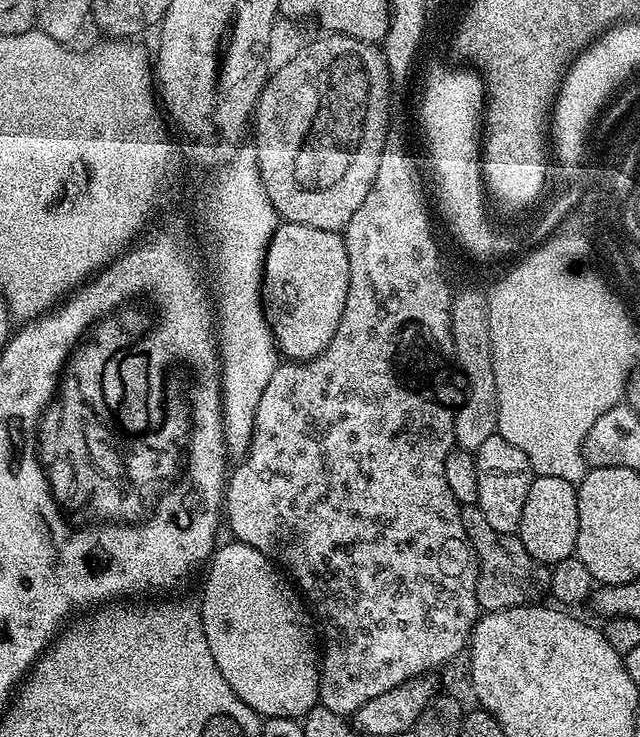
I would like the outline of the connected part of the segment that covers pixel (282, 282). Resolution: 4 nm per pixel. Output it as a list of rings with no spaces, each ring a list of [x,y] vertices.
[[[287,222],[277,227],[264,255],[263,297],[281,357],[303,362],[322,354],[338,330],[349,290],[350,258],[341,233]]]

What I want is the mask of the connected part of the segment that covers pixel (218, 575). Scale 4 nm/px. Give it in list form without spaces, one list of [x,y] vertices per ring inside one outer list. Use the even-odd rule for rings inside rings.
[[[238,539],[231,543],[221,543],[213,551],[203,573],[204,593],[198,599],[202,630],[206,630],[210,654],[214,654],[214,662],[218,662],[218,670],[222,670],[222,678],[230,682],[230,690],[246,702],[249,713],[257,712],[260,718],[273,716],[287,720],[307,717],[317,707],[320,698],[322,656],[318,651],[318,632],[313,617],[307,607],[300,608],[301,593],[266,554]]]

